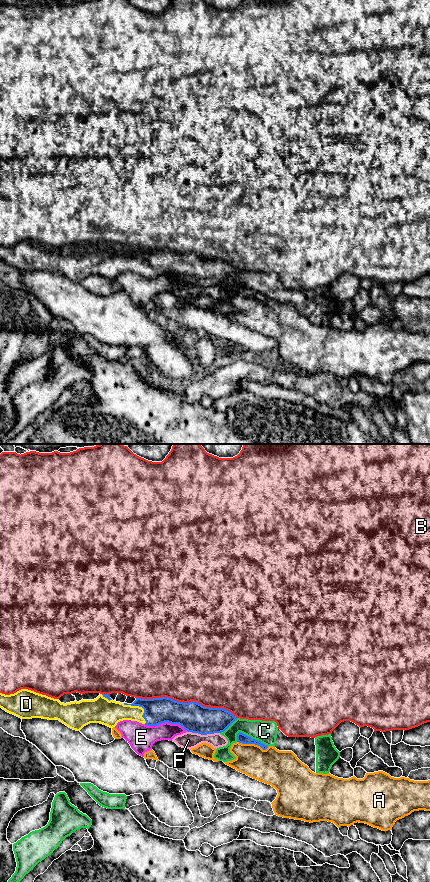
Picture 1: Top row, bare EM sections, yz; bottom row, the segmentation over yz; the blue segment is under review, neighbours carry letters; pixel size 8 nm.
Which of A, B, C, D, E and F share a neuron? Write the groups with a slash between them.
A / B / C / D / E / F

